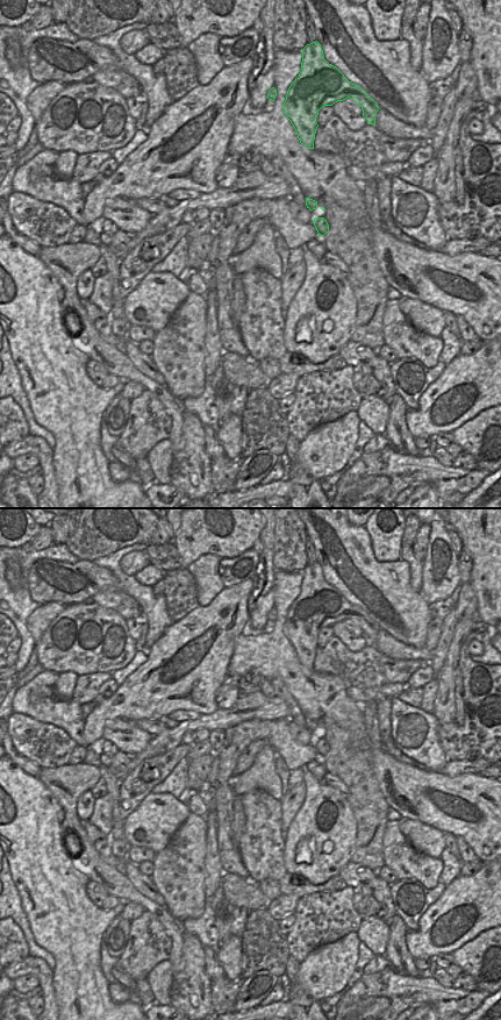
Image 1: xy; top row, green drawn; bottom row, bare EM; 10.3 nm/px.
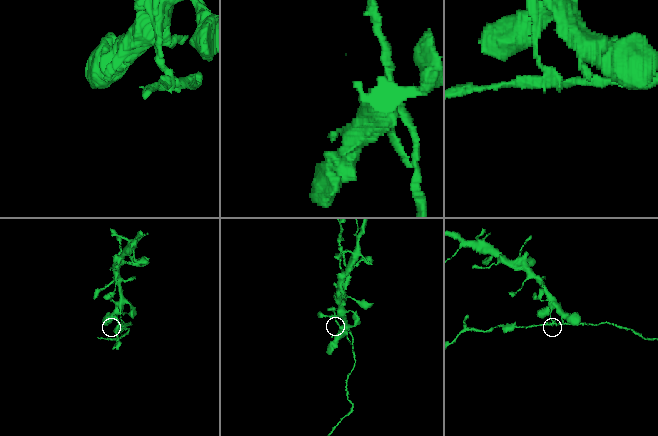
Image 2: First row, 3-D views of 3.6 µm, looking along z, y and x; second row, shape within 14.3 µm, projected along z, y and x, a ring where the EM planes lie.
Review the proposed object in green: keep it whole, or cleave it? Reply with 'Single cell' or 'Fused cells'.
Fused cells.

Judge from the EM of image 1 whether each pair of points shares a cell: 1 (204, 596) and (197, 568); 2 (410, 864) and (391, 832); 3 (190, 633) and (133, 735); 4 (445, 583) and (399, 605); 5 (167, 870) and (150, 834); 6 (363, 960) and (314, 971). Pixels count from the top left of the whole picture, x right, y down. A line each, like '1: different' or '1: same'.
1: same
2: same
3: different
4: different
5: different
6: different

